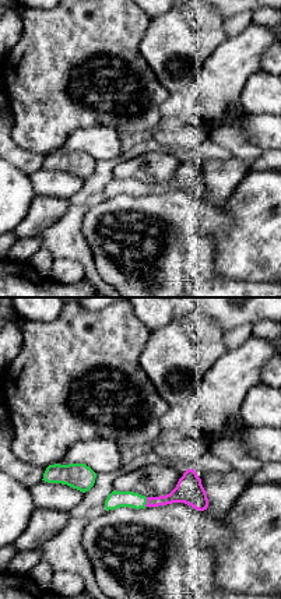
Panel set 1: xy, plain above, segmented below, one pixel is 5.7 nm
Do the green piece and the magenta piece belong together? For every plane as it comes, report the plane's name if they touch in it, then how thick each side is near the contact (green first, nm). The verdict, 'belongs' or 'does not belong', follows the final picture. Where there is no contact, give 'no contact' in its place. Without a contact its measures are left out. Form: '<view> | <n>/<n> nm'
xy | 100/150 nm

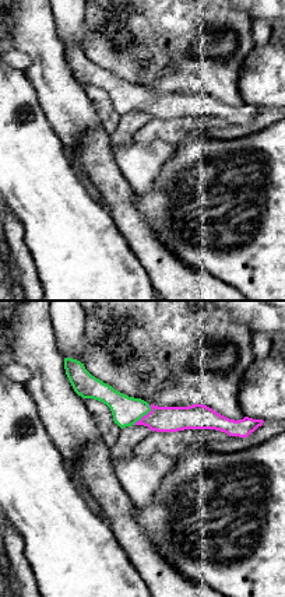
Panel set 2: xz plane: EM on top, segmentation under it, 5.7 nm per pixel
xz | 170/140 nm

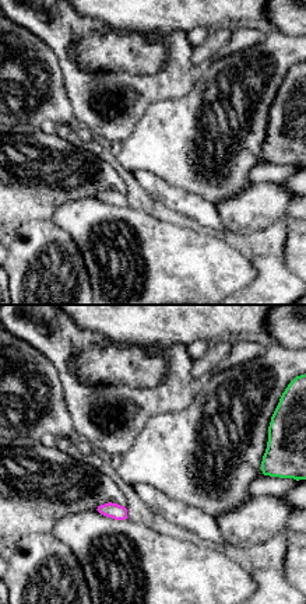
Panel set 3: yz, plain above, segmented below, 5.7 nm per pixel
no contact

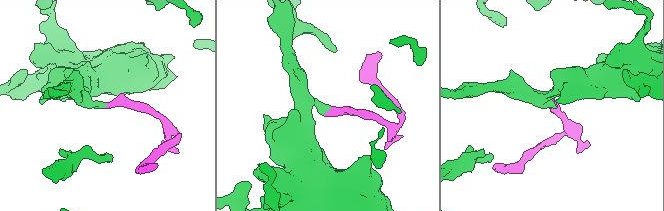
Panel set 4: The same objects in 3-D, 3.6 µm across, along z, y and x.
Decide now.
belongs

